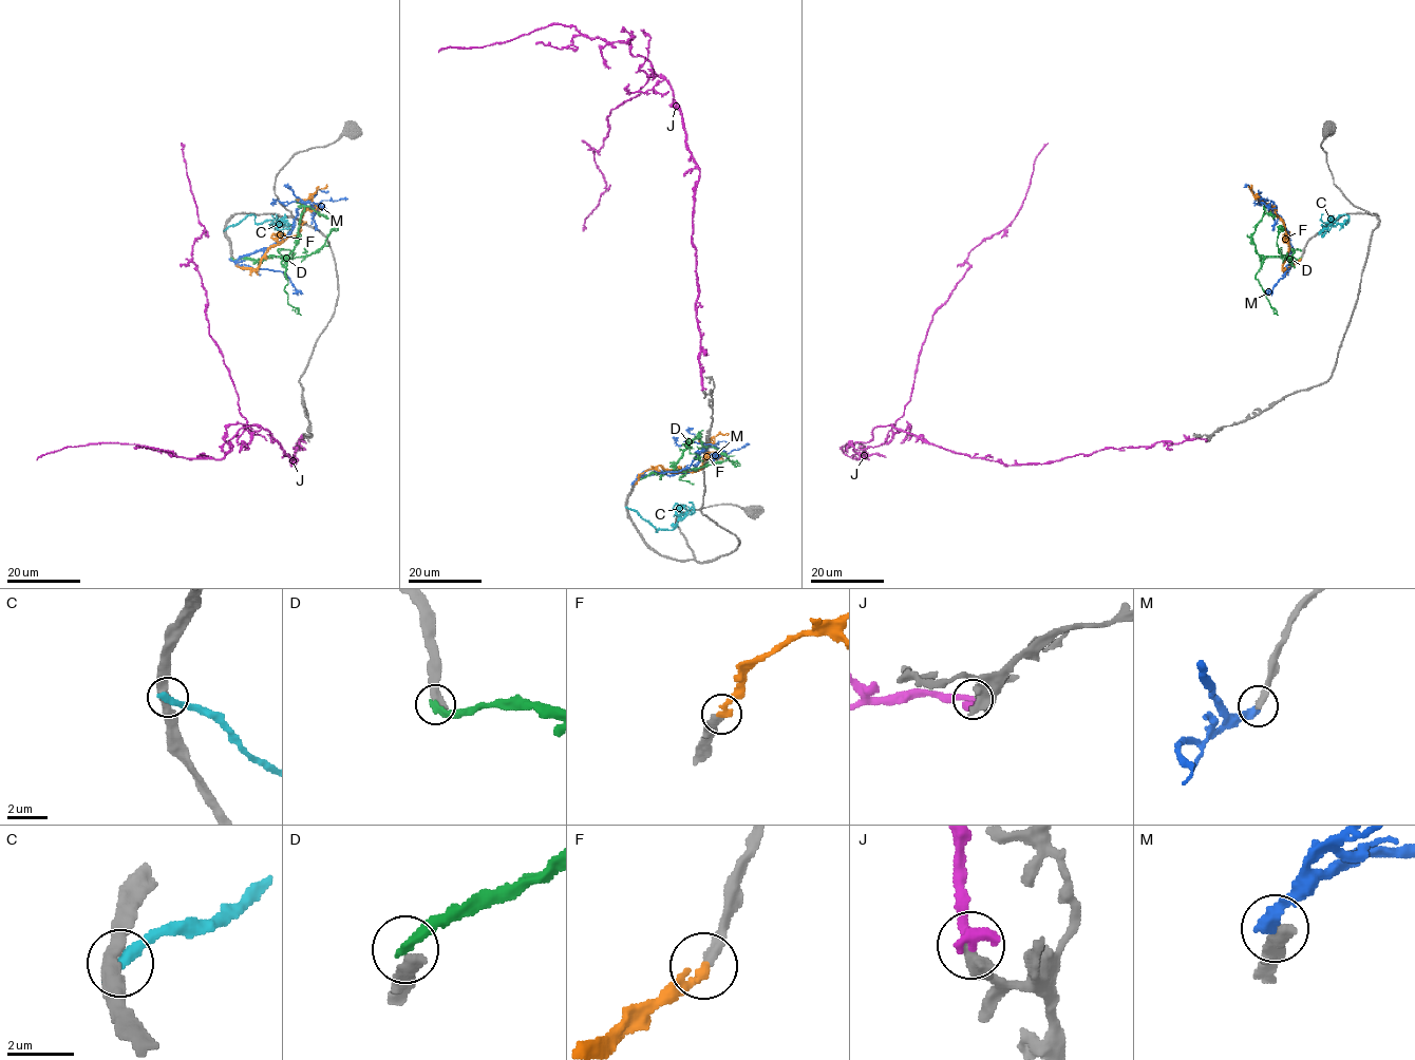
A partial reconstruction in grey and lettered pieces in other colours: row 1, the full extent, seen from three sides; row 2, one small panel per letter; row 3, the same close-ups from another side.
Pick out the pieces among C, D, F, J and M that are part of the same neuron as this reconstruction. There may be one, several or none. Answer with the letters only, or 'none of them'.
F, J

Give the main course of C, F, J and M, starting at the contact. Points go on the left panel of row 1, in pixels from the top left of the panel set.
C: (225, 229), (249, 214), (253, 214), (257, 223), (270, 221), (279, 223), (276, 226), (271, 223), (275, 213)
F: (233, 259), (241, 266), (256, 268), (270, 247), (299, 232), (302, 214), (315, 204), (309, 196), (326, 184)
J: (301, 439), (293, 466), (296, 459), (268, 431), (241, 414), (191, 261), (204, 227), (181, 143)
M: (231, 258), (272, 247), (290, 230), (296, 211), (302, 206), (347, 197)

